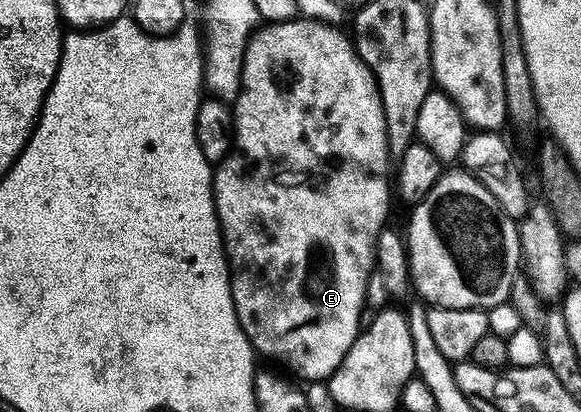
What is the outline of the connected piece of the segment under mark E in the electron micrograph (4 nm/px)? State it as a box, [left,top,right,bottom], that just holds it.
[213,17,393,381]

